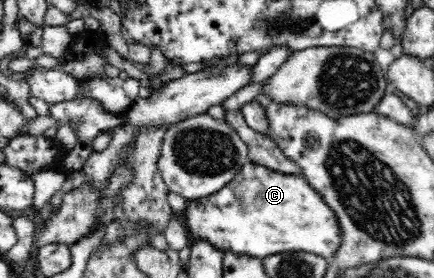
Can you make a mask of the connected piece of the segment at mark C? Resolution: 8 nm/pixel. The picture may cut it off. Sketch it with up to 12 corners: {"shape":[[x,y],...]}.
{"shape":[[251,161],[179,213],[191,240],[329,260],[335,211],[305,177]]}

